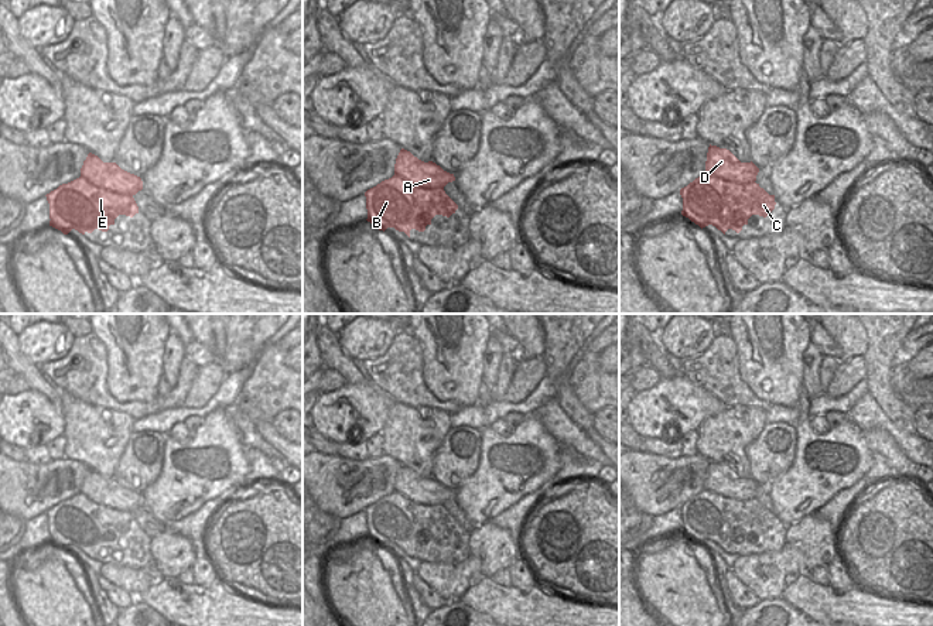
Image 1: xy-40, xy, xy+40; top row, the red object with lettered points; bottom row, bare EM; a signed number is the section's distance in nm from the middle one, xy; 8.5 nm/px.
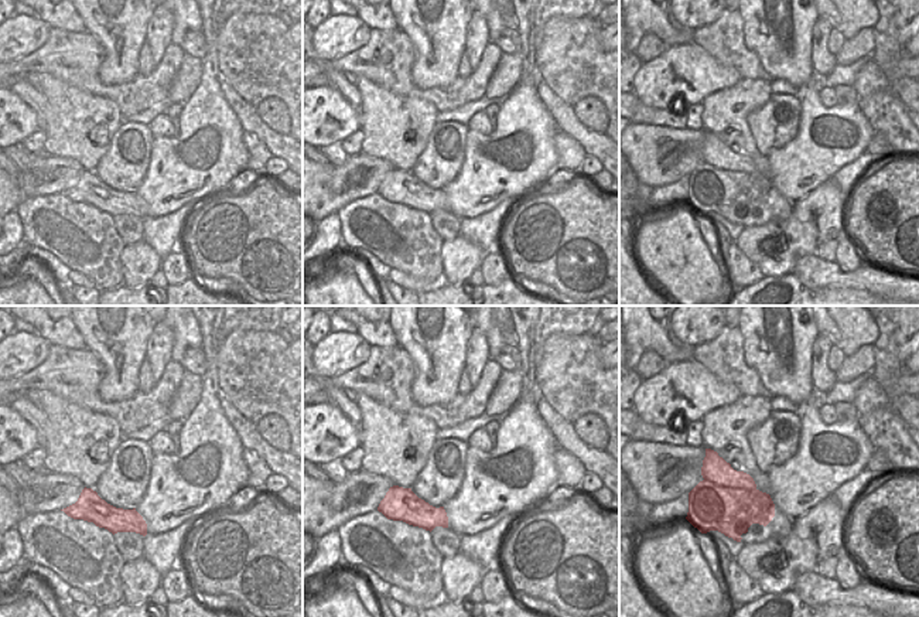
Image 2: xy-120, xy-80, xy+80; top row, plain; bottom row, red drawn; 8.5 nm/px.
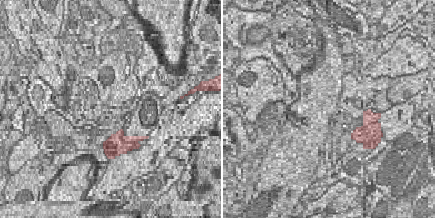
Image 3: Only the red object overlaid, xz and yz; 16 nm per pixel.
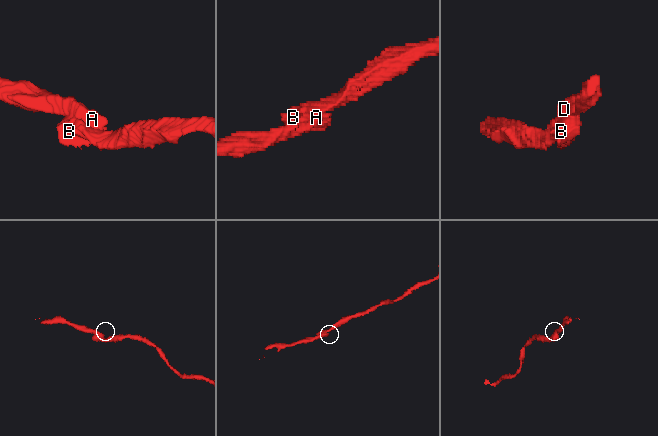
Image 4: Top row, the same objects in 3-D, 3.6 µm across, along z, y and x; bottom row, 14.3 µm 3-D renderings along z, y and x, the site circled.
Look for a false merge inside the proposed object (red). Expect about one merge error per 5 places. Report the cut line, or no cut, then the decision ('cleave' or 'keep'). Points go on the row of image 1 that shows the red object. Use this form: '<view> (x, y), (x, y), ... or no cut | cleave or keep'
no cut | keep

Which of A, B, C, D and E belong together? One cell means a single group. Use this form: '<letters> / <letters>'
A B C D E

